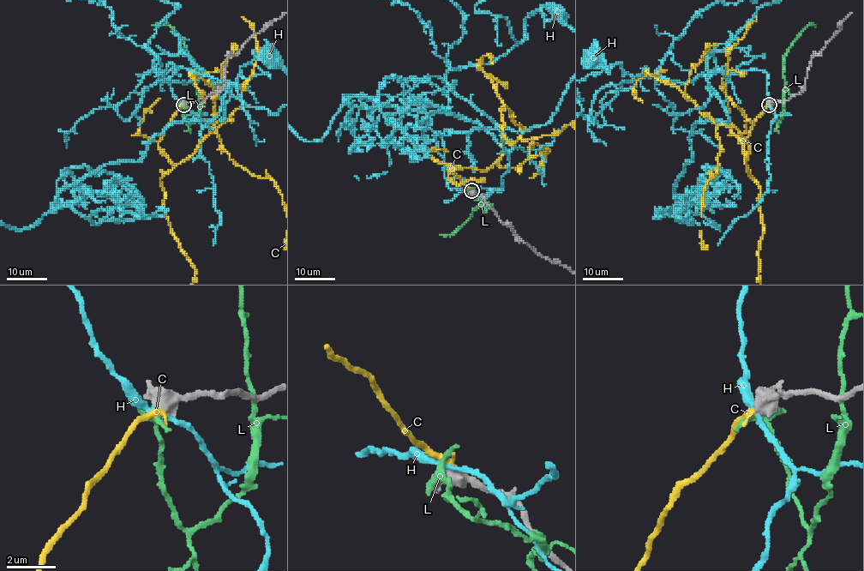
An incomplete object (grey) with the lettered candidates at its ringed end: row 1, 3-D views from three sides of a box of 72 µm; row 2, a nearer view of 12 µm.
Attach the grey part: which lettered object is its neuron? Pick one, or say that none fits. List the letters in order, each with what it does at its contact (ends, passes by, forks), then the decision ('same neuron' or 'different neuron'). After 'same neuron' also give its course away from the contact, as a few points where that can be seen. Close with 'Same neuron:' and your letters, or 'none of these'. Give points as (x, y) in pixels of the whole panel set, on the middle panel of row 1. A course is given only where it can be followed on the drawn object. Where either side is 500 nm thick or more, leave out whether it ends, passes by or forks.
C: same neuron
H: different neuron
L: different neuron
Same neuron: C

